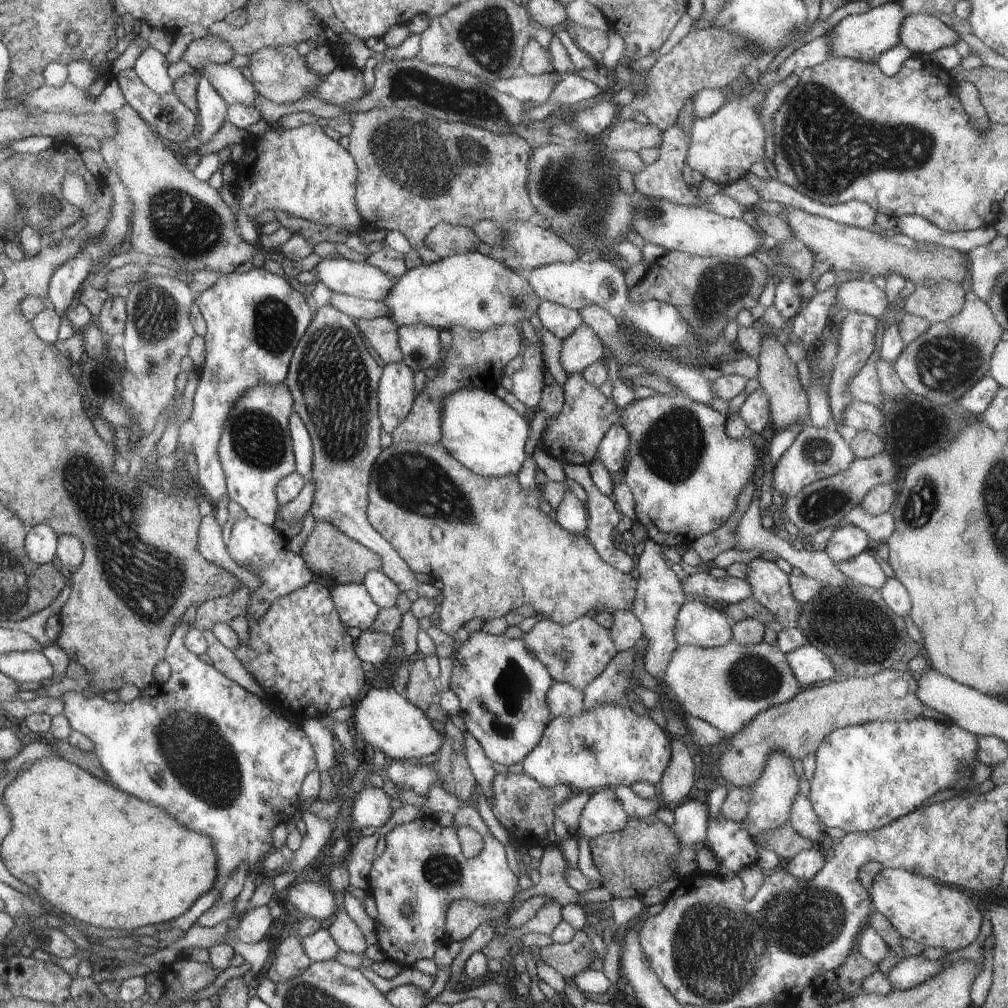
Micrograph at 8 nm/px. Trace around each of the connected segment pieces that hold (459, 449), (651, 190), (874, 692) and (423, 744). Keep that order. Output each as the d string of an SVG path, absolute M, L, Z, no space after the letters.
M478 387L462 388L454 391L444 402L442 410L441 444L466 468L483 477L500 478L517 475L522 466L522 456L526 456L528 422L496 394L478 390Z
M670 125L664 130L663 142L659 146L659 157L657 161L649 164L644 169L644 172L634 175L634 184L636 190L642 195L652 198L669 200L674 204L687 204L691 207L704 207L707 203L707 198L696 194L696 190L688 188L684 178L682 178L682 168L686 162L686 152L689 152L688 146L692 140L685 134L684 129L680 125Z
M886 669L869 677L848 677L840 682L805 688L789 703L760 712L744 730L725 741L721 748L720 774L736 787L752 787L773 752L786 753L796 760L815 754L822 741L836 729L872 721L909 721L918 717L944 724L951 720L922 704L917 697L918 683L909 671Z
M392 687L368 691L361 703L354 706L352 717L354 732L364 744L384 752L388 760L410 761L410 758L428 756L440 751L445 741L432 728L426 712L410 700L404 700Z

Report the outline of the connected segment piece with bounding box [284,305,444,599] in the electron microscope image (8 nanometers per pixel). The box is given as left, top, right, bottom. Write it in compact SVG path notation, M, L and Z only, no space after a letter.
M330 305L320 307L318 314L310 323L309 330L305 332L294 349L289 378L284 382L292 392L293 407L305 421L313 439L313 470L310 482L313 483L315 491L310 514L316 522L330 523L341 529L346 536L377 552L384 560L381 571L386 573L402 592L414 590L420 597L434 599L440 596L440 593L444 594L444 591L441 592L441 585L439 591L437 583L420 582L406 564L405 559L370 524L367 517L371 472L382 452L380 434L382 434L383 428L380 428L381 420L378 420L379 398L376 398L376 388L378 388L382 373L380 364L368 352L366 342L360 336L354 320Z

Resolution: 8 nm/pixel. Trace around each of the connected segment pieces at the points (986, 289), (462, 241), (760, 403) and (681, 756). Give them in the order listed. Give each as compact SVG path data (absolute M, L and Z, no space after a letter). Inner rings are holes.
M984 245L973 248L968 254L971 258L969 270L970 280L972 280L971 290L978 298L988 302L998 276L1002 272L998 252L992 251L987 245Z
M448 223L437 224L426 237L428 248L438 253L438 256L451 257L457 254L466 254L477 250L481 242L472 227L451 225Z
M761 389L749 394L739 410L739 415L746 422L747 433L759 435L770 422L768 395Z
M674 738L672 740L672 761L668 770L661 776L660 794L662 794L662 804L678 804L680 800L686 798L686 794L692 790L694 784L694 760L684 746L684 739Z

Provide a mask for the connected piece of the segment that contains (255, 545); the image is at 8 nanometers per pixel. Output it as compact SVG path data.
M254 517L240 519L232 526L227 547L230 556L261 580L260 586L250 593L251 607L248 608L246 616L250 625L259 621L273 606L276 599L305 587L315 579L315 574L305 563L304 557L292 552L288 547L288 542L289 539L279 533L274 525L263 523Z

